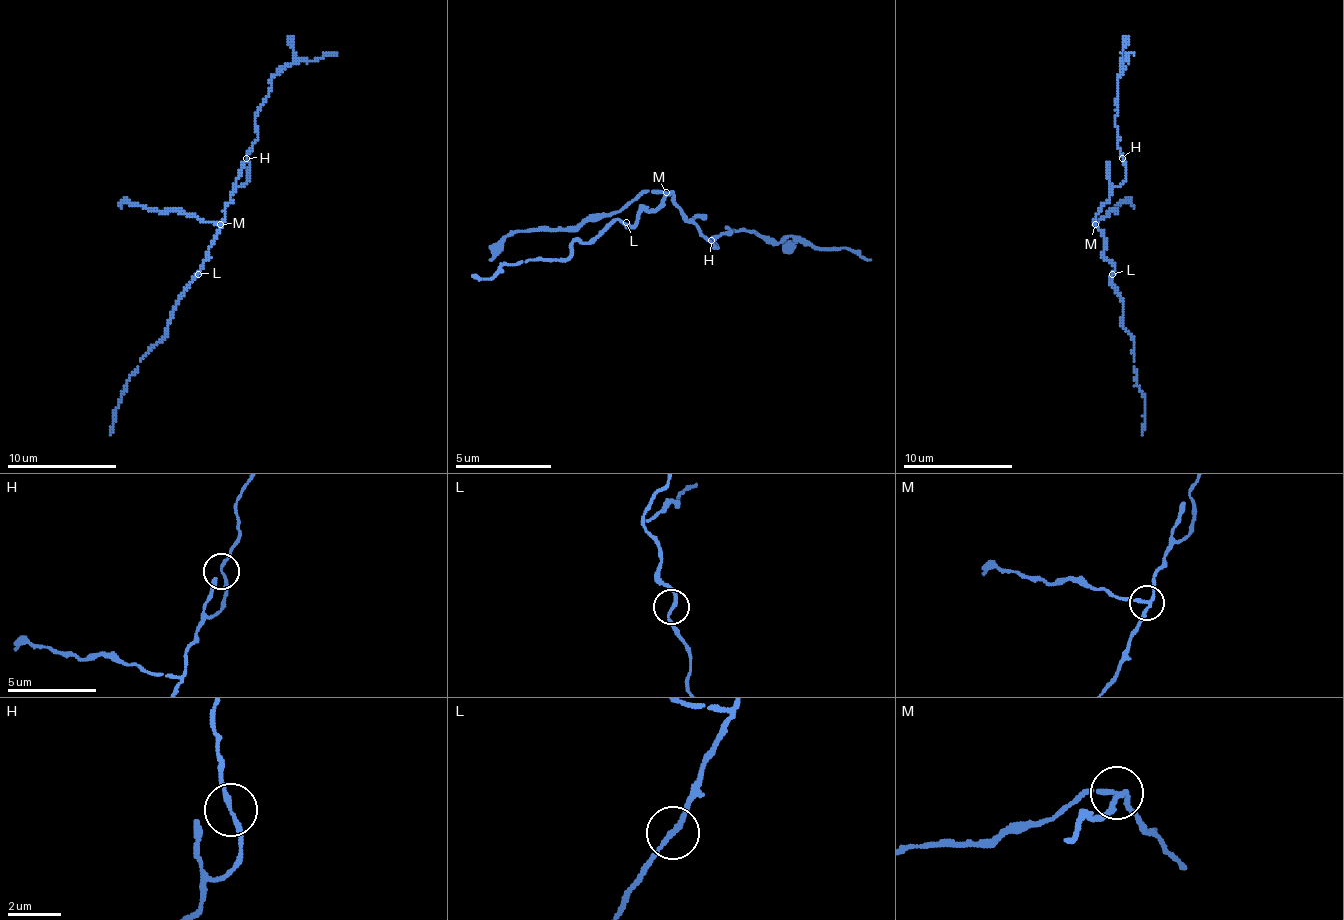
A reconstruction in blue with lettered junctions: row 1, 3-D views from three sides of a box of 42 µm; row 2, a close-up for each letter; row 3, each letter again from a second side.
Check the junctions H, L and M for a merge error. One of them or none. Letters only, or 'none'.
M

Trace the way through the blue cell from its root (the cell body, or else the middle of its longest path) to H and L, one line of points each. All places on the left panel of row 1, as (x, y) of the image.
H: (219, 227), (230, 195), (249, 178), (247, 159)
L: (219, 227), (208, 246), (208, 257), (198, 274)

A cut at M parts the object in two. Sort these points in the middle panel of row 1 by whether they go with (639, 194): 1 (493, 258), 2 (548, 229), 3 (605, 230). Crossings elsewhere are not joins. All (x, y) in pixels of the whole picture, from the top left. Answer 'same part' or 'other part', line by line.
1: same part
2: same part
3: other part

